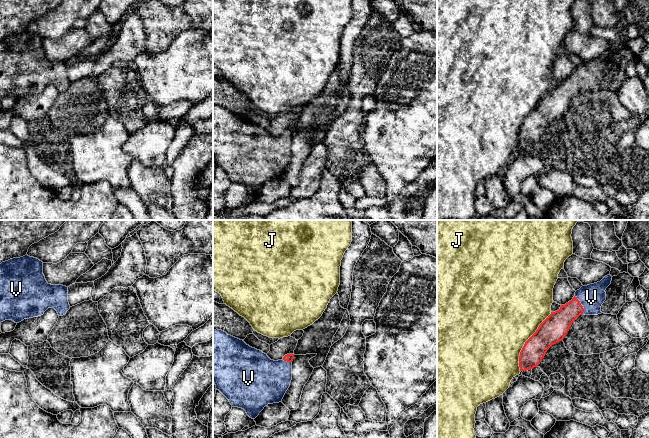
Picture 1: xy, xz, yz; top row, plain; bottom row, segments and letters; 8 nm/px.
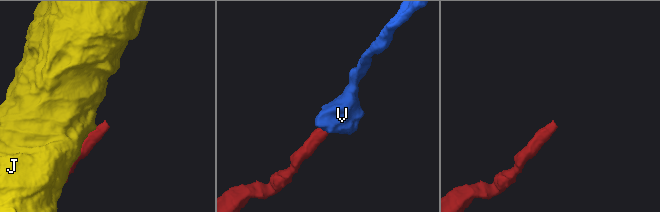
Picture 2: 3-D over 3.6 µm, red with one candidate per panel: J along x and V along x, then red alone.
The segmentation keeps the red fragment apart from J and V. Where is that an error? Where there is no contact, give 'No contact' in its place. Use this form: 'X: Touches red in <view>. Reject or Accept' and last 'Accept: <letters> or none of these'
J: Touches red in yz. Reject
V: Touches red in yz. Accept
Accept: V

